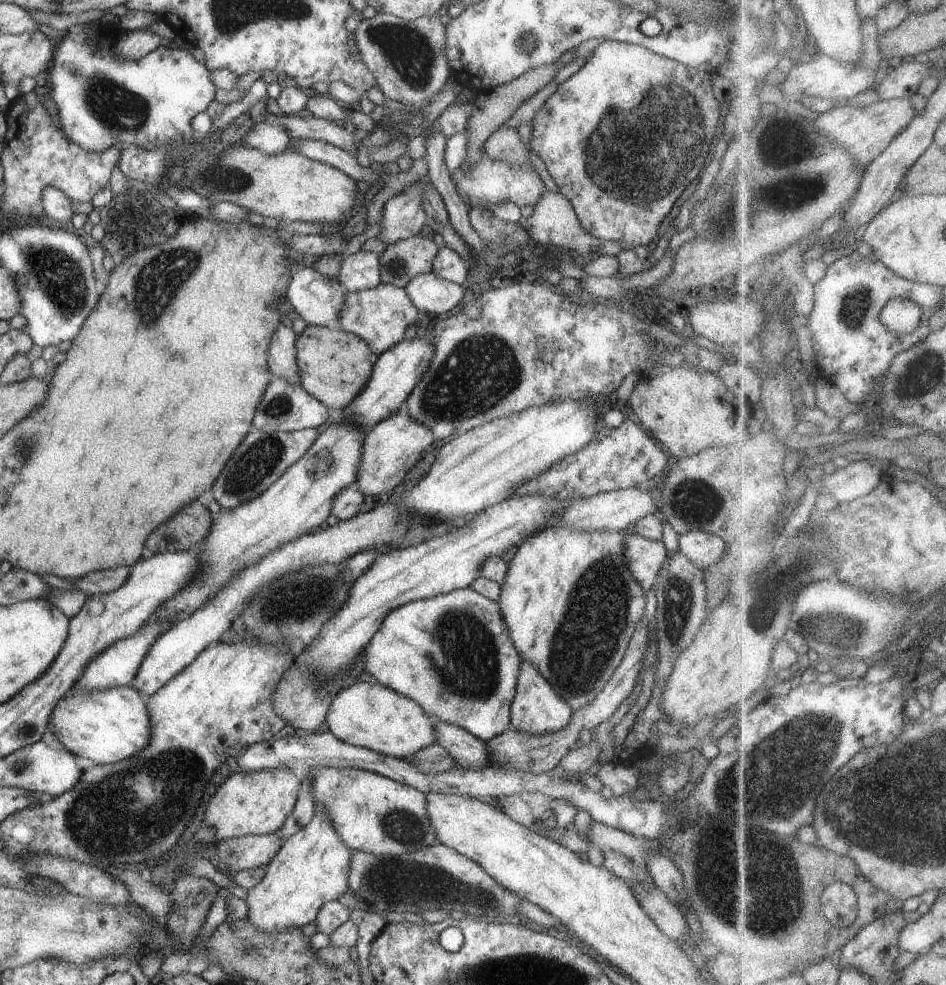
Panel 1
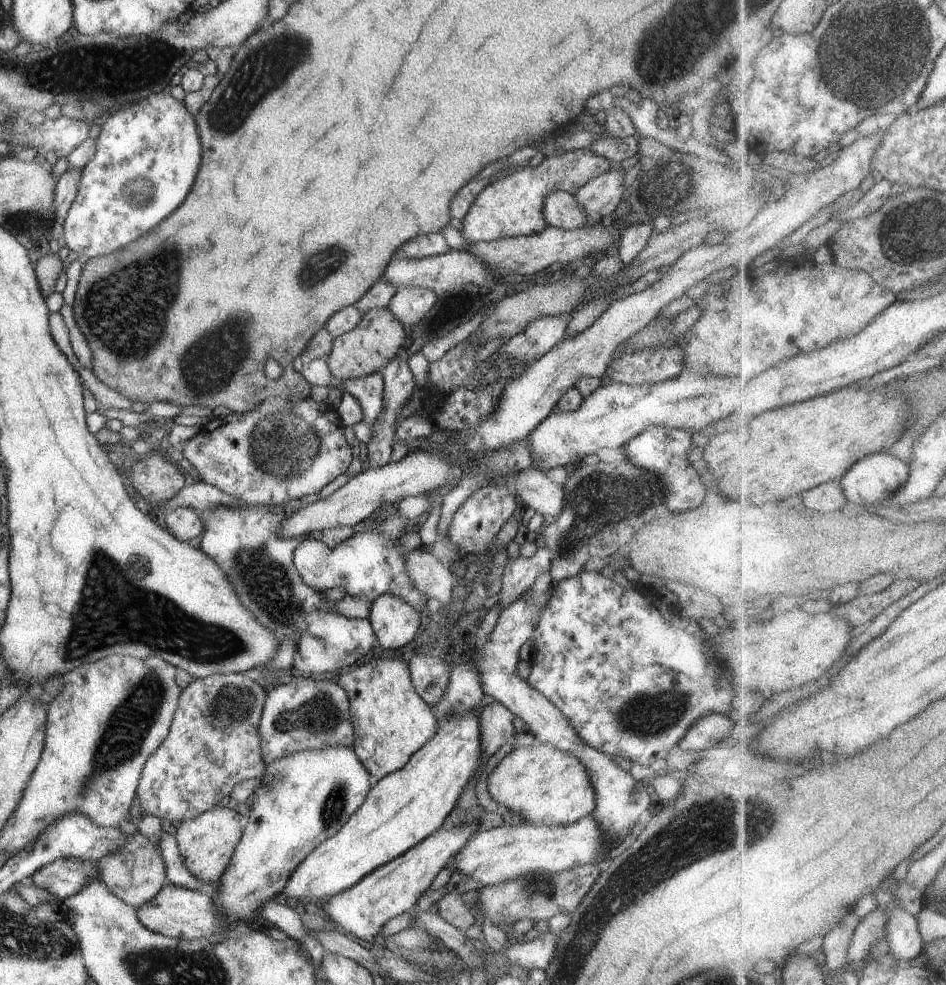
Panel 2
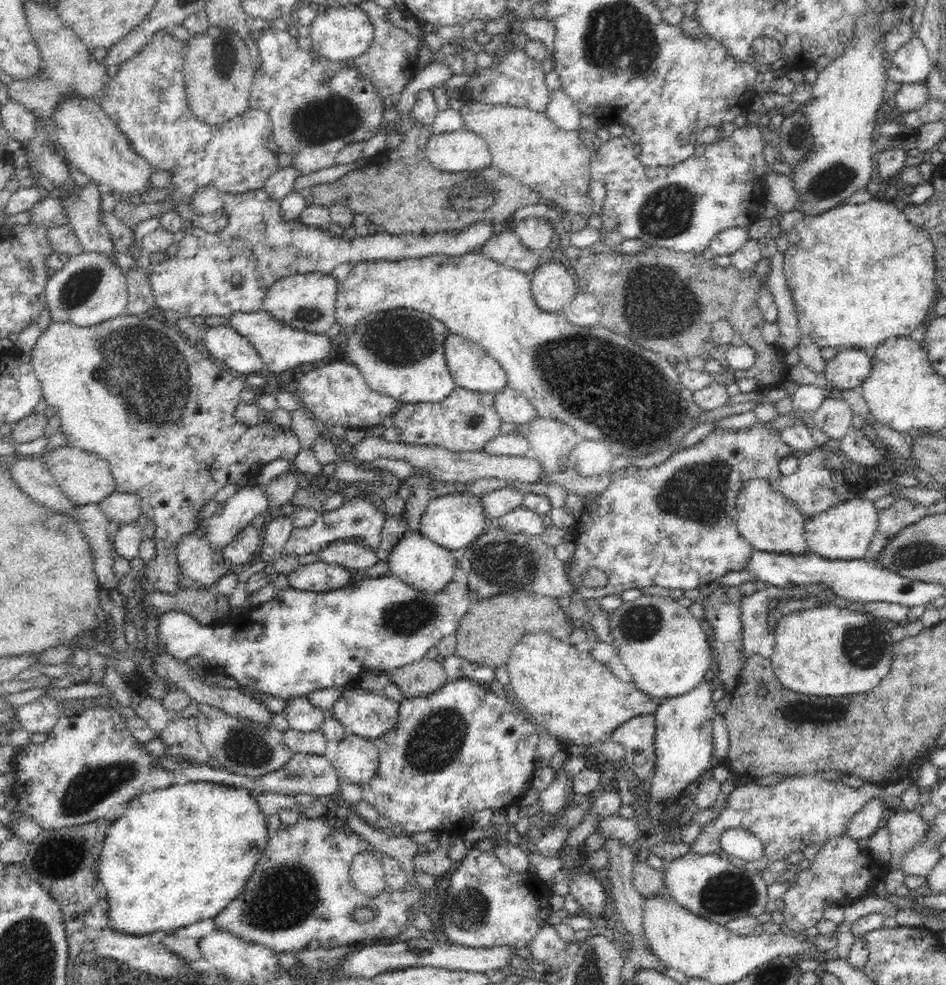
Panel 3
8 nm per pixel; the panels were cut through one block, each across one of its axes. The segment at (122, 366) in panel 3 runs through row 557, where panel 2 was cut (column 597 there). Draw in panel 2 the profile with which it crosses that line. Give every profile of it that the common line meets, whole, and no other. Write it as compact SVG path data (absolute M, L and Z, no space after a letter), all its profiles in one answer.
M574 149L564 154L544 158L536 165L528 164L510 175L499 175L472 202L469 214L462 220L461 234L470 243L488 242L500 238L540 234L548 226L544 218L544 200L550 192L575 194L589 180L608 172L613 163L588 149Z

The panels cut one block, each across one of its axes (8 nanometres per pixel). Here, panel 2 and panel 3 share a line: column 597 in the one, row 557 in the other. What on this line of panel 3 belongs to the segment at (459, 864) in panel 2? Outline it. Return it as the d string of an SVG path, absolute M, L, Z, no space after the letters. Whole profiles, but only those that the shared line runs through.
M859 496L816 514L812 520L804 522L804 534L809 551L826 560L864 559L878 528L878 514L879 510L874 503Z

